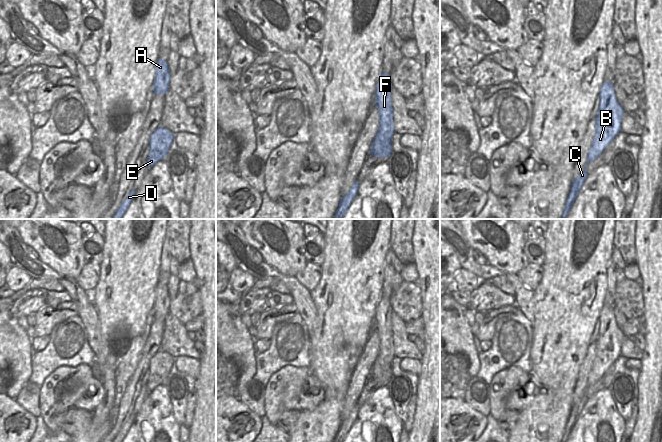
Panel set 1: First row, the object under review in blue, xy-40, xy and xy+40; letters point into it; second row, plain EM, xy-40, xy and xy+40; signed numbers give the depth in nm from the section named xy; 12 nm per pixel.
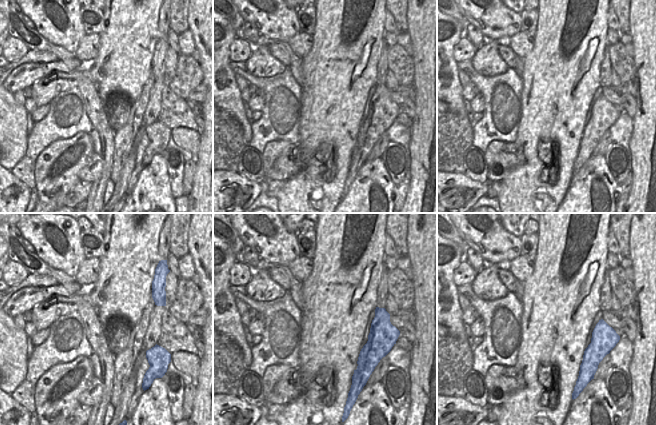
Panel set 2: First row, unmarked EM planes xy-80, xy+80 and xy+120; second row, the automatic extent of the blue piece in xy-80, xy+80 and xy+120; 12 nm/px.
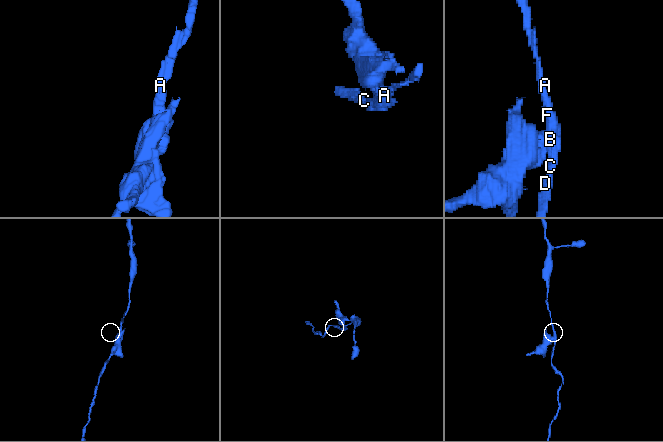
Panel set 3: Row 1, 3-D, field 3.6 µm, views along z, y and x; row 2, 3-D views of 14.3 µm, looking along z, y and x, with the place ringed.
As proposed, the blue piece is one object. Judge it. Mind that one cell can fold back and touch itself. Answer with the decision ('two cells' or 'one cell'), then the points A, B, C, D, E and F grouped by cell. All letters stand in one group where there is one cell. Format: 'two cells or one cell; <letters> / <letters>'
two cells; A B C D F / E

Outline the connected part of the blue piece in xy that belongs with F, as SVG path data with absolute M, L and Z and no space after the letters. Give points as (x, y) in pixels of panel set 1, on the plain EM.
M382 296L375 311L375 328L379 335L379 352L370 372L374 381L389 381L393 373L389 369L394 355L390 298Z

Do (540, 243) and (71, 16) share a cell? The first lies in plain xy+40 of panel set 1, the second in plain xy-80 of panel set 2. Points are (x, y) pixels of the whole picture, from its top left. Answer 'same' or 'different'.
different

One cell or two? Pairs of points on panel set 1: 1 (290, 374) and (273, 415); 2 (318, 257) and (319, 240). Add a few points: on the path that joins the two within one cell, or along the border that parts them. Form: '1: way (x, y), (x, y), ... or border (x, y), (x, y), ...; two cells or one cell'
1: way (288, 384), (286, 389), (275, 400), (275, 405); one cell
2: way (321, 253), (322, 249), (319, 244); one cell

